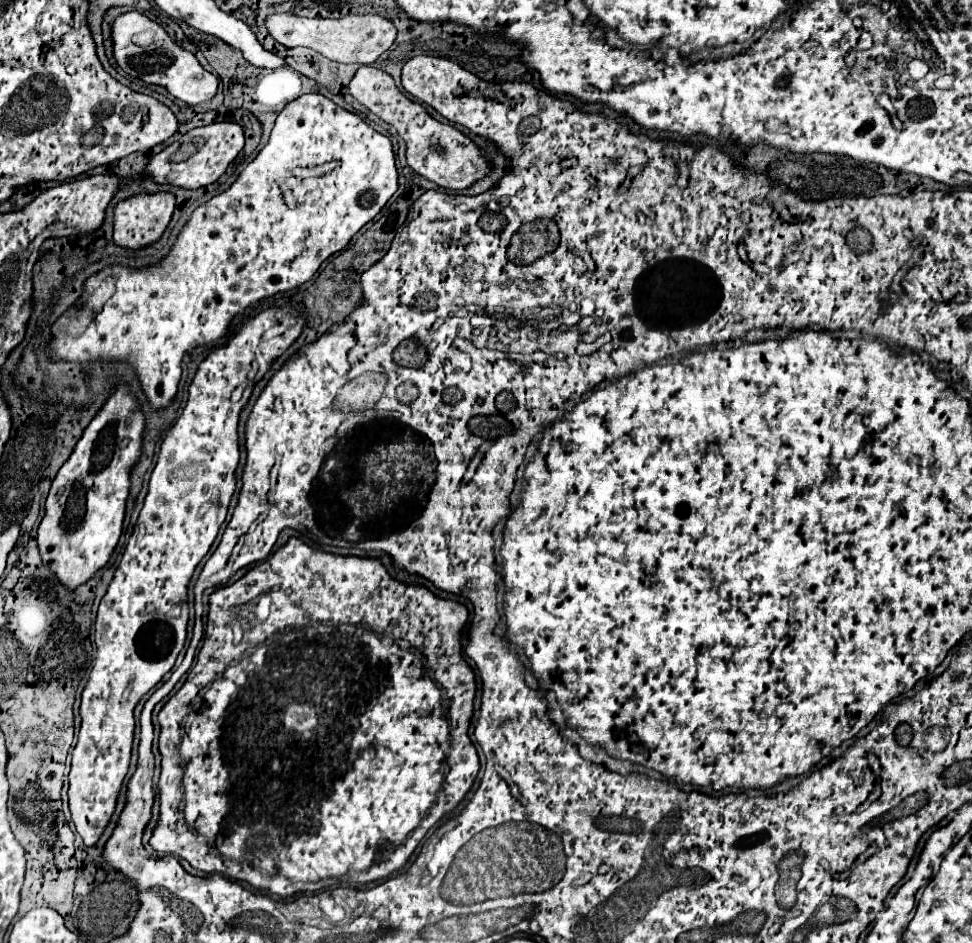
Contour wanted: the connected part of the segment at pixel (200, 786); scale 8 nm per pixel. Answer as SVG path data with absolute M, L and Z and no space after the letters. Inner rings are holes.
M297 536L289 538L289 542L273 552L271 558L251 568L237 582L245 584L233 583L223 587L227 588L231 604L239 604L233 606L235 645L240 643L244 634L240 617L245 616L240 607L248 602L262 600L267 601L261 603L265 603L265 607L268 604L269 611L269 597L260 597L263 593L269 593L272 597L270 635L265 644L257 646L241 660L235 660L235 654L215 652L215 648L221 646L215 642L223 642L221 638L213 638L213 644L209 644L209 648L213 646L213 652L203 654L201 646L197 664L187 672L185 684L161 708L161 818L149 840L151 848L185 858L195 870L207 874L217 872L231 880L245 880L258 891L278 899L291 898L301 892L317 892L335 884L335 880L323 878L348 874L344 876L345 882L367 884L397 874L407 864L417 844L425 838L427 830L459 806L479 772L477 748L467 734L473 716L477 682L471 666L461 654L461 632L469 618L467 606L457 600L443 600L421 584L405 584L393 578L379 558L331 554L305 544ZM361 622L367 622L380 635L386 632L403 634L407 642L413 642L413 646L427 656L433 674L425 664L425 656L421 656L409 644L403 644L405 648L401 648L395 640L381 638L373 630L353 630L349 626L341 626L361 625ZM439 684L443 686L445 698L449 700L447 716ZM449 724L453 740L451 754L447 758L449 770L445 772L445 752L449 752Z

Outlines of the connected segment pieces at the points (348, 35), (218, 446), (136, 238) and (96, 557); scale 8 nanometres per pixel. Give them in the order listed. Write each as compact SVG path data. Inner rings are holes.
M273 14L265 20L269 34L287 48L307 46L323 54L333 62L343 64L373 64L385 50L391 48L397 30L391 20L383 16L345 16L339 20L323 20L323 18L299 18L293 14Z
M269 308L245 323L235 338L214 349L199 364L189 386L189 400L183 416L161 444L141 514L115 578L99 604L95 620L97 656L91 678L81 694L81 728L69 772L69 810L75 828L87 846L93 846L99 840L111 820L119 788L129 768L135 728L133 708L141 696L173 668L177 654L185 644L189 620L185 586L189 584L195 566L215 542L235 492L239 412L247 404L253 384L267 372L271 360L283 354L301 330L303 318L291 308ZM285 320L289 320L289 324L283 334L263 340L265 330L283 324ZM239 386L243 386L245 392L233 402L231 396Z
M139 192L117 202L113 208L113 241L119 246L133 248L133 250L155 242L167 228L173 208L175 208L175 196L171 192L155 192L155 194Z
M119 386L115 394L103 404L97 416L85 428L81 440L77 442L69 460L57 472L51 492L45 502L45 516L39 524L39 552L43 564L57 576L57 580L69 588L77 590L77 586L91 580L111 558L121 530L123 530L123 516L125 516L125 500L129 496L129 470L139 458L141 450L141 434L143 434L145 418L135 402L135 396L127 386Z

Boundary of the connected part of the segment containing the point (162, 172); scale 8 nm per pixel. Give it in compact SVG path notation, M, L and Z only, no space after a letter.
M213 122L207 126L199 126L183 134L179 140L169 144L163 152L155 154L149 164L147 172L161 184L175 184L181 188L201 188L207 184L213 184L225 170L227 166L237 158L237 154L243 150L245 136L243 128L237 122Z

